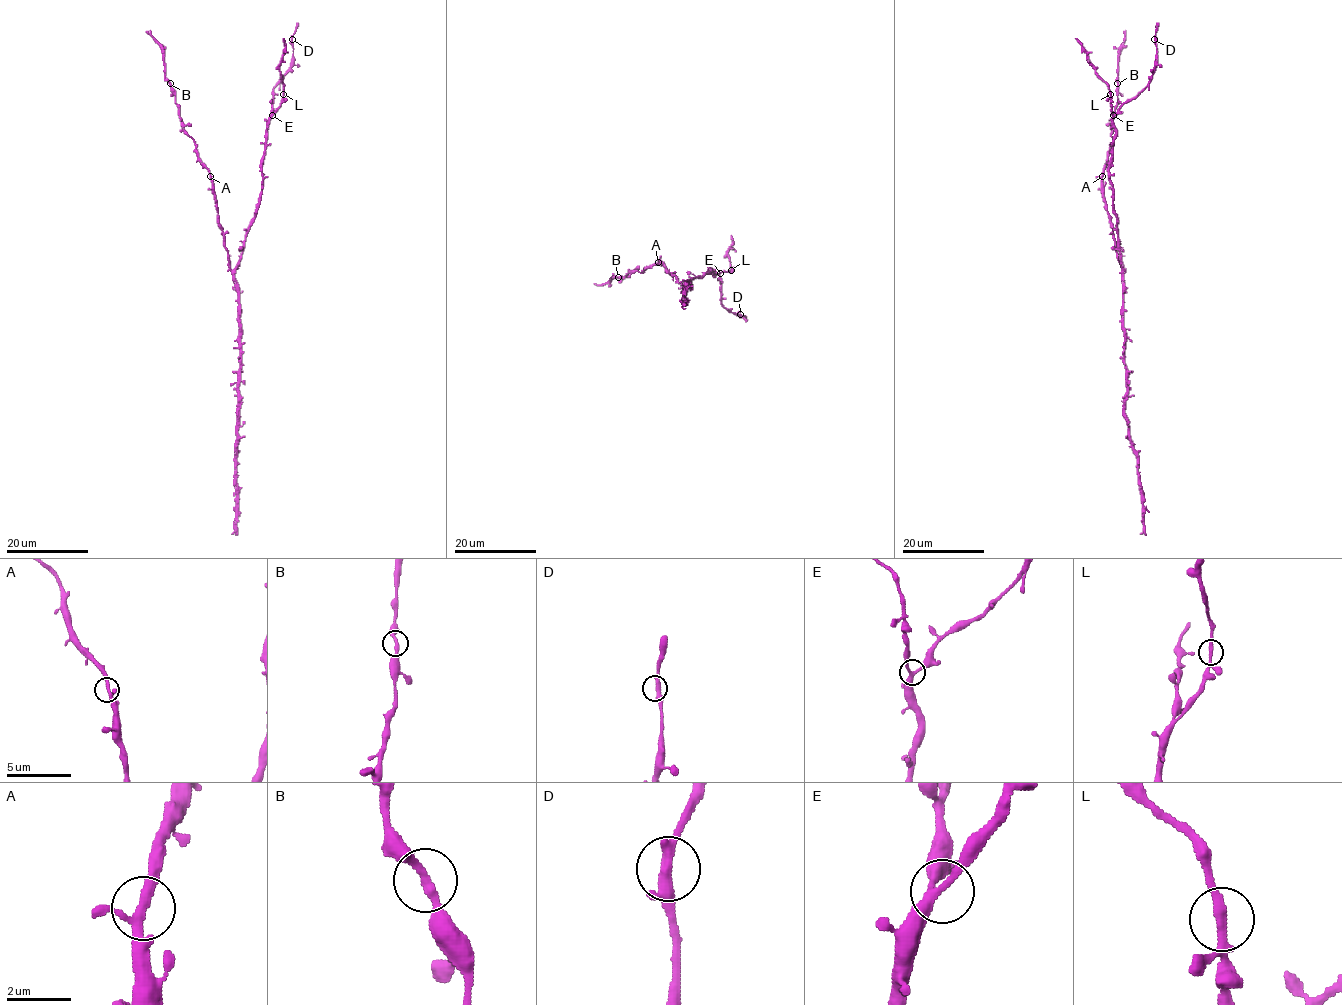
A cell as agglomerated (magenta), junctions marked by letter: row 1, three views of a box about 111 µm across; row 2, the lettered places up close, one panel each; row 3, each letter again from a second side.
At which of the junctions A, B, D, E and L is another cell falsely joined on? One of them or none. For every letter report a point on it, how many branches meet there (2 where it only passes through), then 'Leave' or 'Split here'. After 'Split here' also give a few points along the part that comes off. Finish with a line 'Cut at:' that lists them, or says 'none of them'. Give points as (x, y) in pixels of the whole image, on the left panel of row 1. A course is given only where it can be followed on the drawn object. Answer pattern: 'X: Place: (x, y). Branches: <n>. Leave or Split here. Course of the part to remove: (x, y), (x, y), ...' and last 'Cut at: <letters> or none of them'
A: Place: (210, 176). Branches: 3. Leave
B: Place: (170, 83). Branches: 2. Leave
D: Place: (292, 39). Branches: 3. Leave
E: Place: (272, 115). Branches: 3. Leave
L: Place: (283, 94). Branches: 3. Leave
Cut at: none of them

